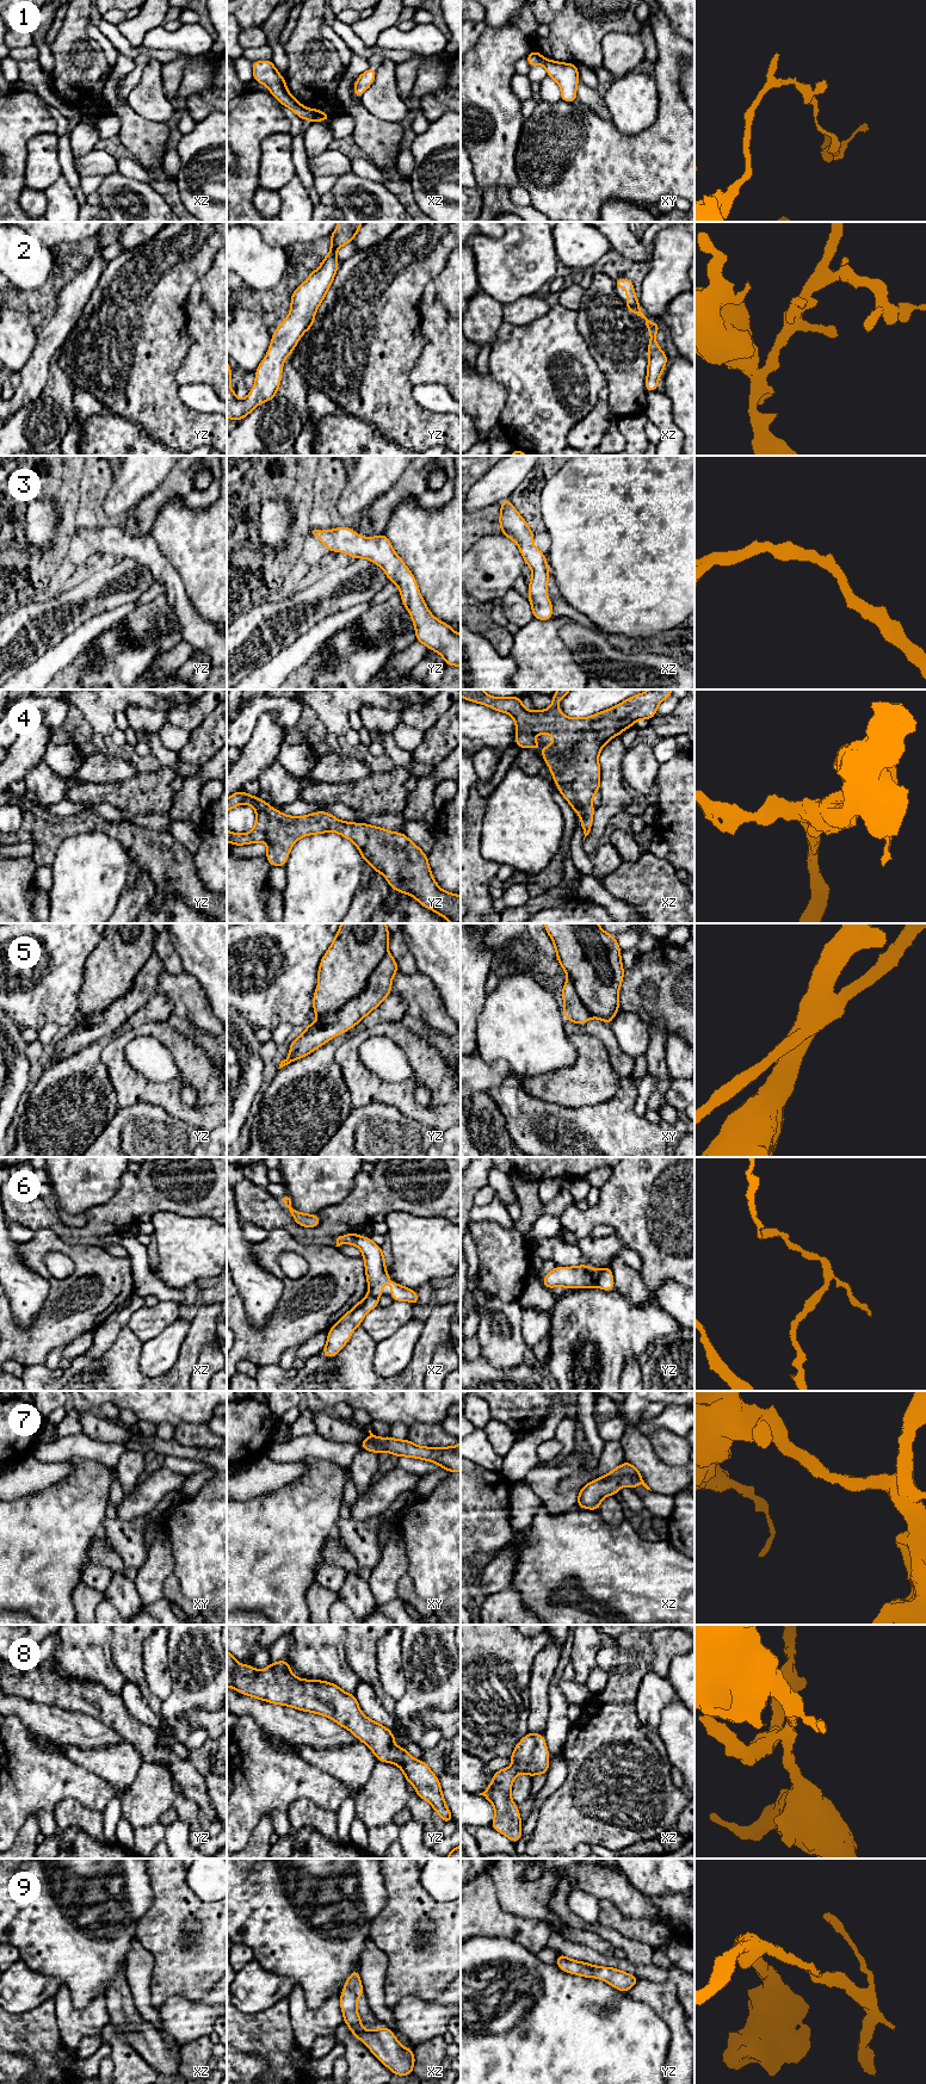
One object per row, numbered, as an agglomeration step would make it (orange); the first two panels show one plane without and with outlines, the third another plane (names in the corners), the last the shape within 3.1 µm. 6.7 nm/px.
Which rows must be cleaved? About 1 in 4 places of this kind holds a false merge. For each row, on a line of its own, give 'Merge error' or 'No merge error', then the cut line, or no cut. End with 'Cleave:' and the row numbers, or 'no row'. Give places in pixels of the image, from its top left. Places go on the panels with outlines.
1: Merge error. Split along xz (312, 110), (318, 119)
2: No merge error. No split
3: No merge error. No split
4: No merge error. No split
5: Merge error. Split along yz (386, 951), (364, 988), (339, 1008), (318, 1020)
6: Merge error. Split along yz (600, 1269), (597, 1285)
7: No merge error. No split
8: No merge error. No split
9: No merge error. No split
Cleave: 1, 5, 6

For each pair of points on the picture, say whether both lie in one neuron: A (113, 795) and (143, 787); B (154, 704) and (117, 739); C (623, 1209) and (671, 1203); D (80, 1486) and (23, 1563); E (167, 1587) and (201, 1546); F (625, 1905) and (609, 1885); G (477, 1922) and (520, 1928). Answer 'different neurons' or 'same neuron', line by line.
A: same neuron
B: different neurons
C: same neuron
D: same neuron
E: different neurons
F: same neuron
G: same neuron

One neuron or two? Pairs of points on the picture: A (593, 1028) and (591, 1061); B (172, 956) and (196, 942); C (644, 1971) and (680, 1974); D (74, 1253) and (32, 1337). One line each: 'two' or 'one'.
A: two
B: two
C: one
D: one

